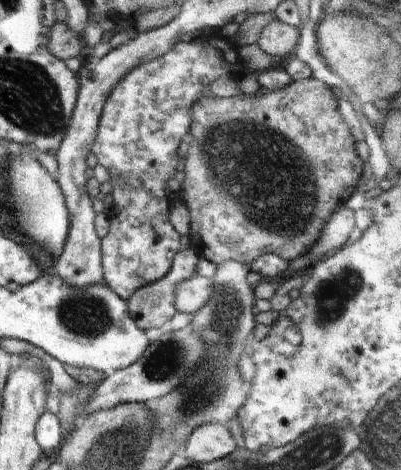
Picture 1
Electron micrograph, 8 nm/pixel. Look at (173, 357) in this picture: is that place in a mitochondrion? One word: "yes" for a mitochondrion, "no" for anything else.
yes

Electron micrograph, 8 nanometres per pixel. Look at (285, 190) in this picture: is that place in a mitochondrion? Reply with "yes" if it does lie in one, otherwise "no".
yes

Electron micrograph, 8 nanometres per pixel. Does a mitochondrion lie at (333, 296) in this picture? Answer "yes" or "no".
yes

